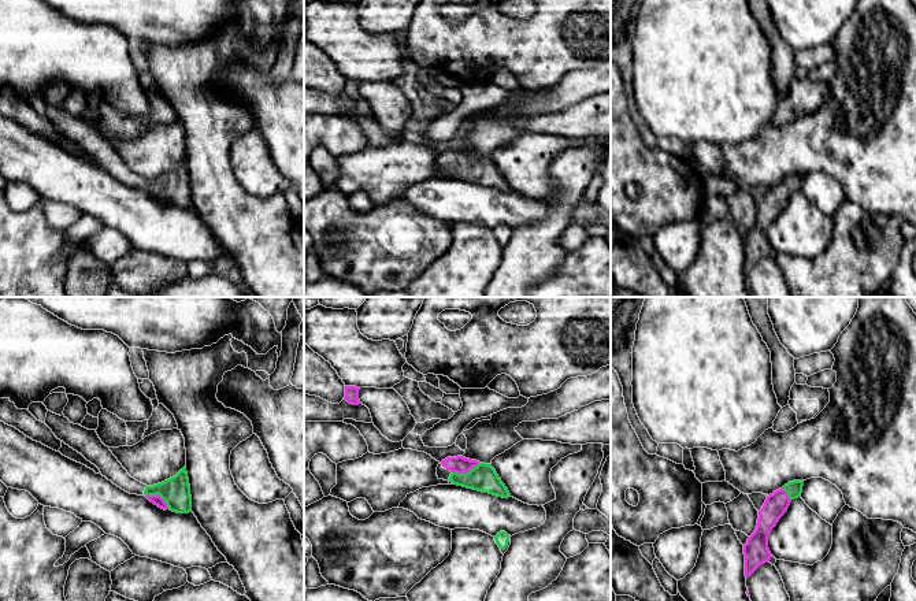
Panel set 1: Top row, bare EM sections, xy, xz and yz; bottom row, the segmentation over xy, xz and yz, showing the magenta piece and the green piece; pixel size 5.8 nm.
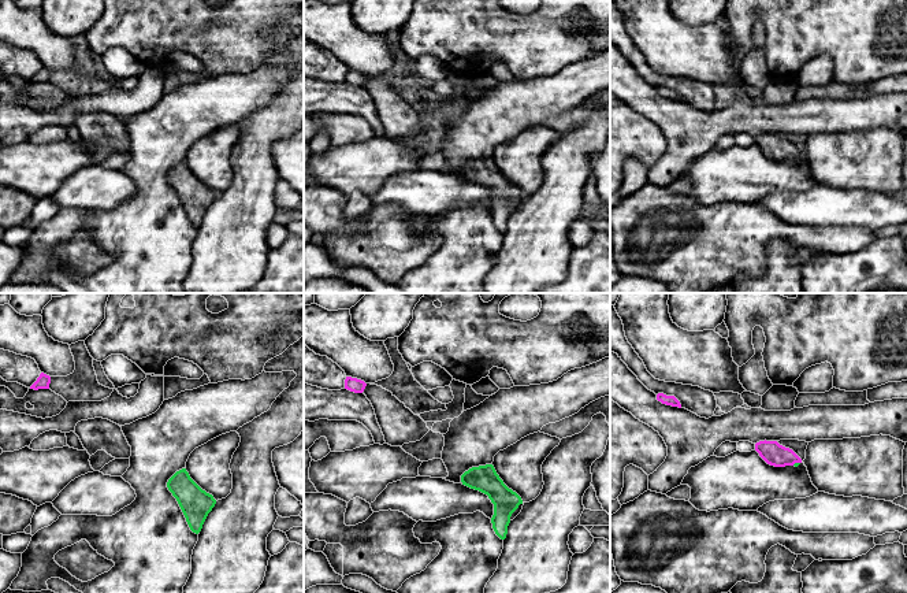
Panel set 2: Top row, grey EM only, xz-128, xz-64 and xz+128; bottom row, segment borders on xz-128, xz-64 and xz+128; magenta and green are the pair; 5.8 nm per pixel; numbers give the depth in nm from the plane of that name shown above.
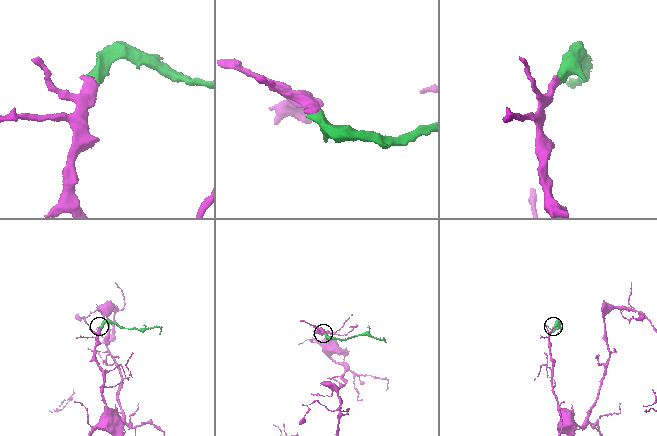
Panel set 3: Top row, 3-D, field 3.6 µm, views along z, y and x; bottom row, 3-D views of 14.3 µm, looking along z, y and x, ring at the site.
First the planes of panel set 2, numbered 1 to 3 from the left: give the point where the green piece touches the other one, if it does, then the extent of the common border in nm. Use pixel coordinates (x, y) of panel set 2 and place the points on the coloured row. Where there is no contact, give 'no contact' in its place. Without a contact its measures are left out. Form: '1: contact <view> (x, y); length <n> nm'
1: no contact
2: no contact
3: contact xz+128 (795, 462); length 50 nm

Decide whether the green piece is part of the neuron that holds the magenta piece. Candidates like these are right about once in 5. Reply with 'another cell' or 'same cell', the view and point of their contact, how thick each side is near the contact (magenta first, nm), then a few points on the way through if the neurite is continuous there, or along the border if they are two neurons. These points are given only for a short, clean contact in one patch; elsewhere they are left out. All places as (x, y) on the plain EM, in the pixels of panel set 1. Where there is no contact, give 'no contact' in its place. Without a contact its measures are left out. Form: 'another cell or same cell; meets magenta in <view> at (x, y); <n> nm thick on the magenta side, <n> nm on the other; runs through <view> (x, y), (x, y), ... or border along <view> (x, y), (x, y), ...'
same cell; meets magenta in xz at (466, 166); 100 nm thick on the magenta side, 160 nm on the other; runs through xz (459, 158), (466, 166), (484, 171)

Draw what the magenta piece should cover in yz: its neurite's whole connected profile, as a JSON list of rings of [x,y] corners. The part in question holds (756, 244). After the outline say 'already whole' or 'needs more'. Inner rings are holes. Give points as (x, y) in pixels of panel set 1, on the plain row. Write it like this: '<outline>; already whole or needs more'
[[[793,174],[767,190],[763,201],[759,204],[756,223],[743,238],[746,271],[761,257],[771,253],[772,248],[768,242],[768,229],[785,208],[790,196],[801,190],[802,179],[804,174]]]; needs more

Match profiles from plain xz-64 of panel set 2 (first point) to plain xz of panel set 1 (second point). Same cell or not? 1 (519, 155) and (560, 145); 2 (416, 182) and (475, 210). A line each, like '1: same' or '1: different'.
1: same
2: same

